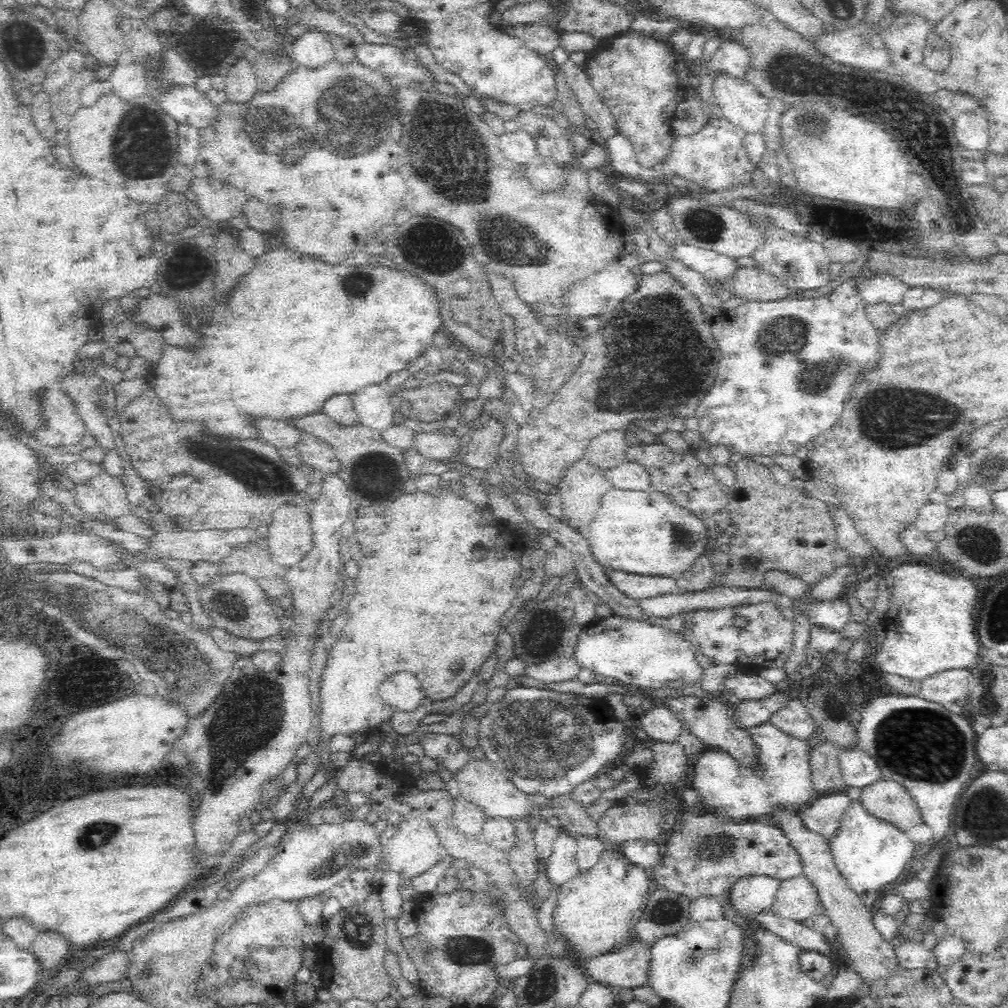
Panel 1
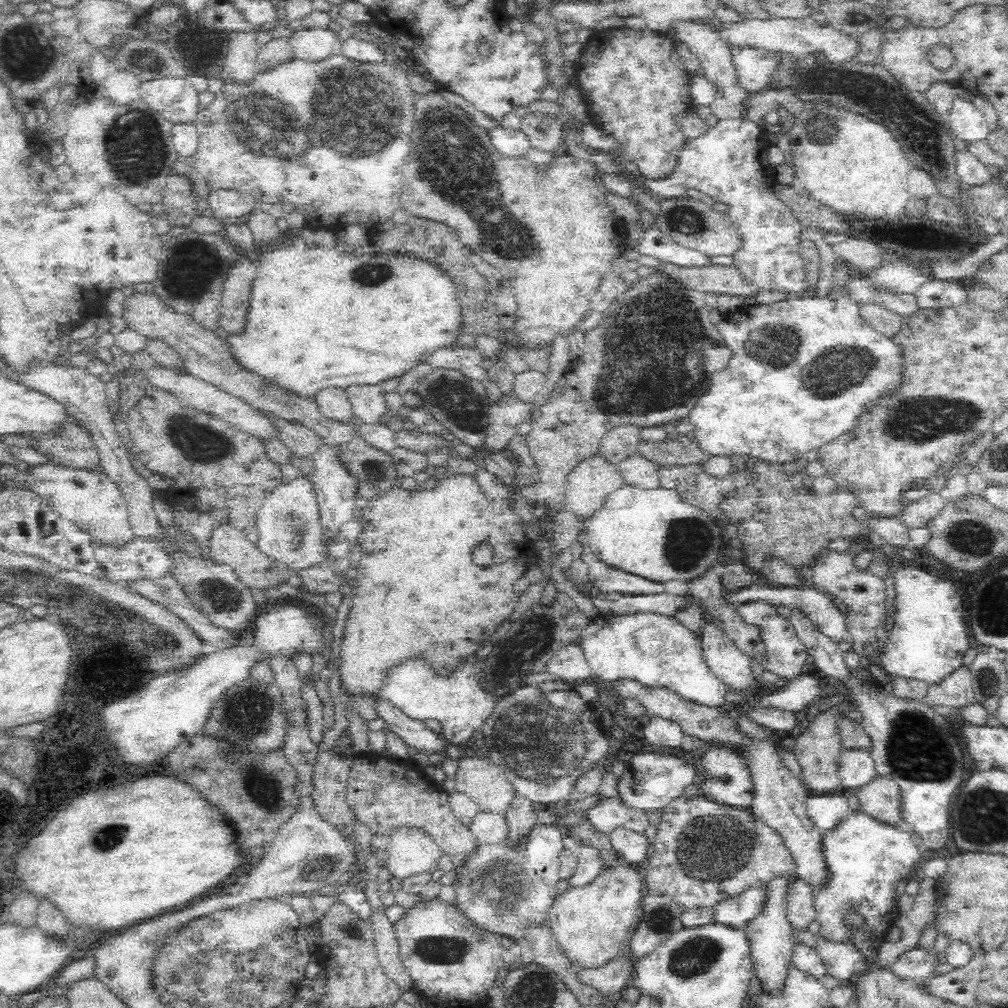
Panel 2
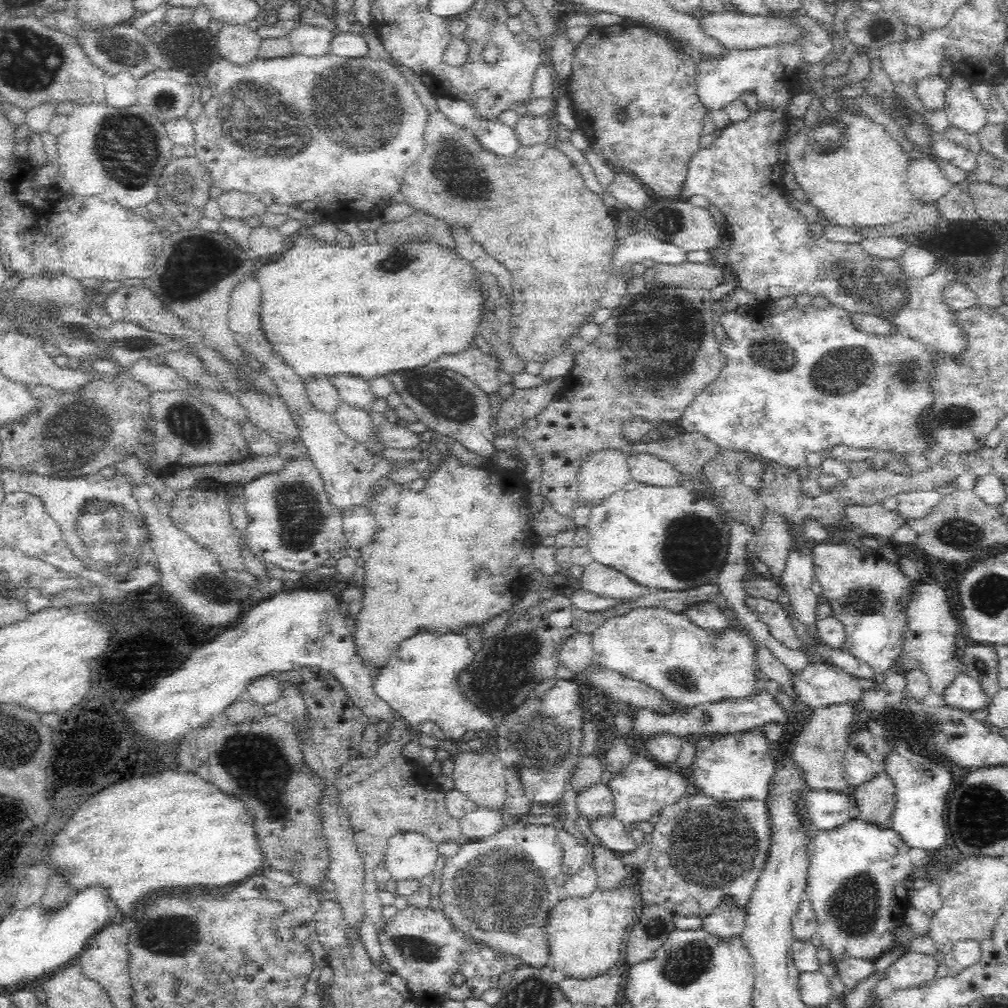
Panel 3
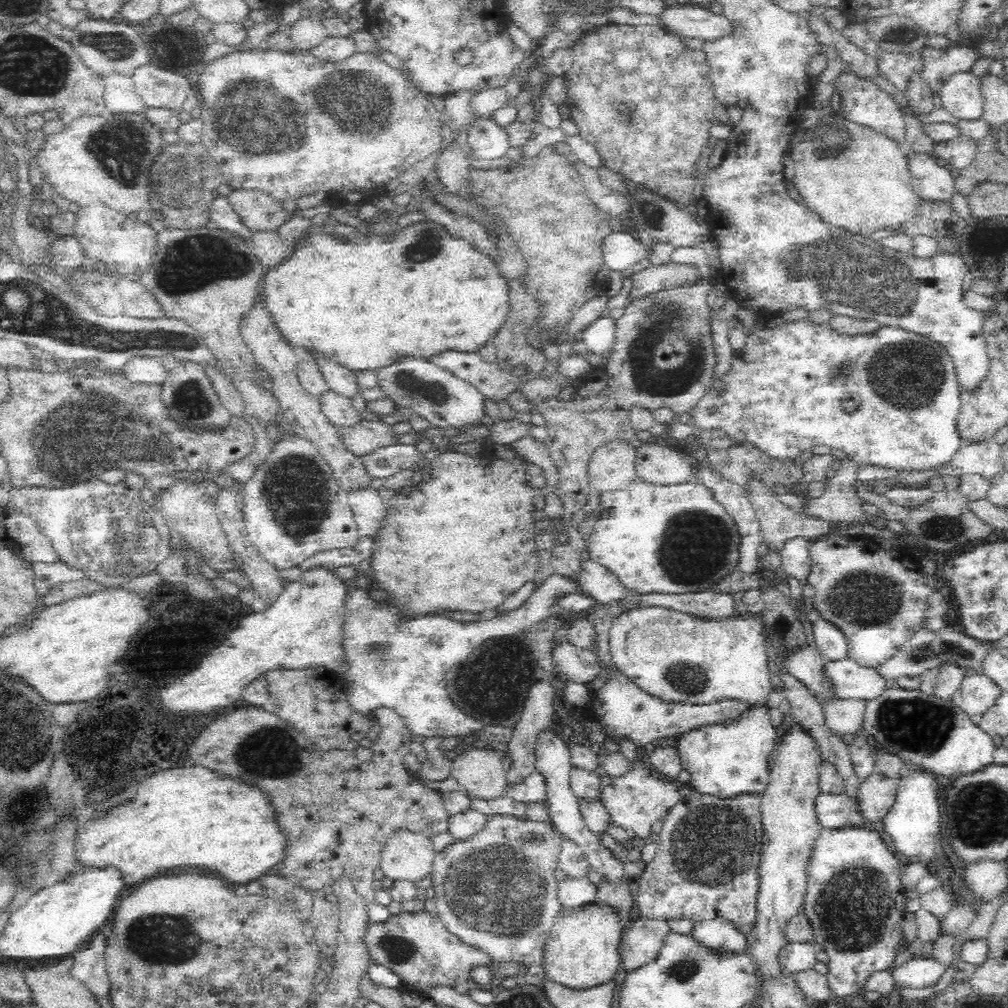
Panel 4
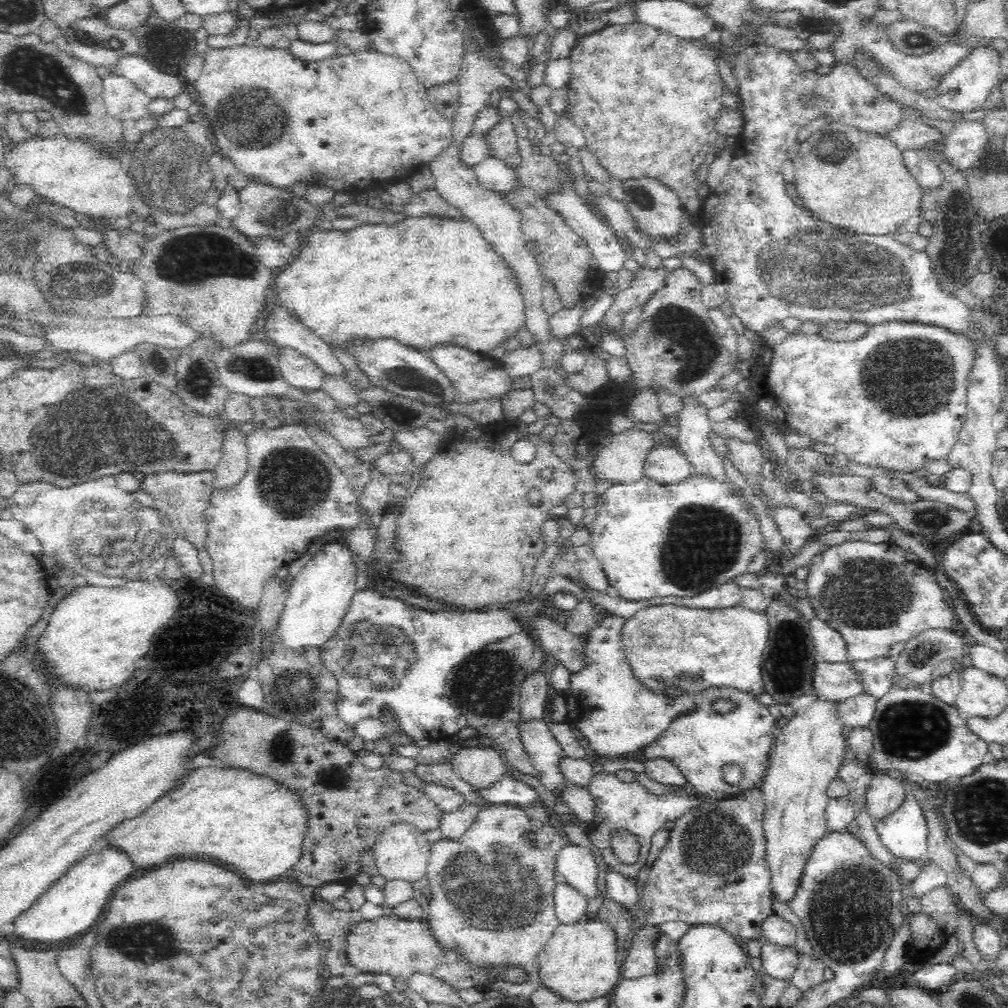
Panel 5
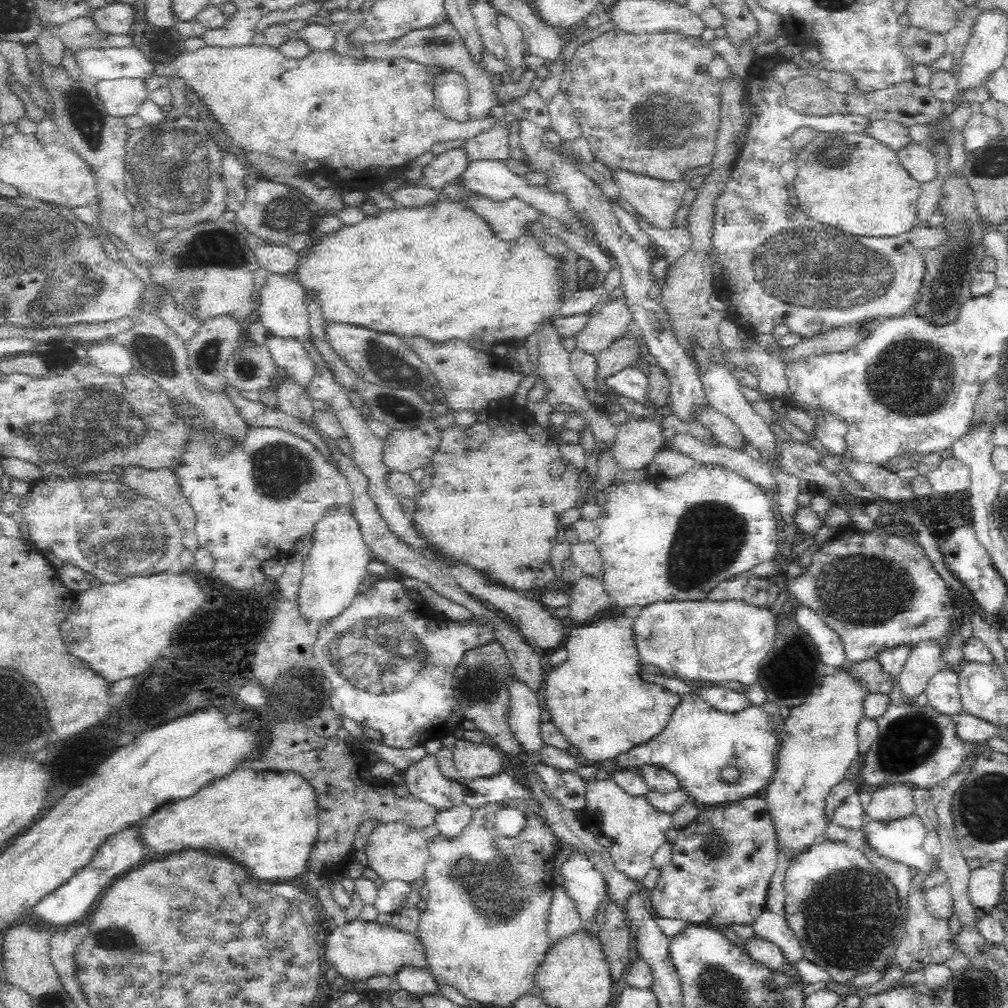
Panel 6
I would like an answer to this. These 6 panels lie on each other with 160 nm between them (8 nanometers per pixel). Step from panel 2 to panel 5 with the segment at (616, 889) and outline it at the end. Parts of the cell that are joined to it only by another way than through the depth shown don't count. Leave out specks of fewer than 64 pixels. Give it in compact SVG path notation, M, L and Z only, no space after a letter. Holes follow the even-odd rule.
M600 918L560 923L539 954L539 980L556 994L573 1002L611 995L620 978L618 938L610 923Z

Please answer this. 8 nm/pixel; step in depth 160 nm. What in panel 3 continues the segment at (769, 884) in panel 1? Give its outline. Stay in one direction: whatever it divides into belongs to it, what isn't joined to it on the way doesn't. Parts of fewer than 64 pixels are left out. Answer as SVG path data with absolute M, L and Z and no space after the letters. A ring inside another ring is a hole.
M724 897L710 914L703 917L701 929L719 935L721 938L741 937L746 915L747 907L738 905L732 897Z

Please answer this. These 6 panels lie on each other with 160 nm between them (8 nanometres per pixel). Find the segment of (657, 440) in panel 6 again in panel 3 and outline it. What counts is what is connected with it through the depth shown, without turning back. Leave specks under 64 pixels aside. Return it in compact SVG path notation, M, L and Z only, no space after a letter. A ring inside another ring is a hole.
M614 449L596 451L584 460L576 481L579 506L598 506L632 481L627 456Z

